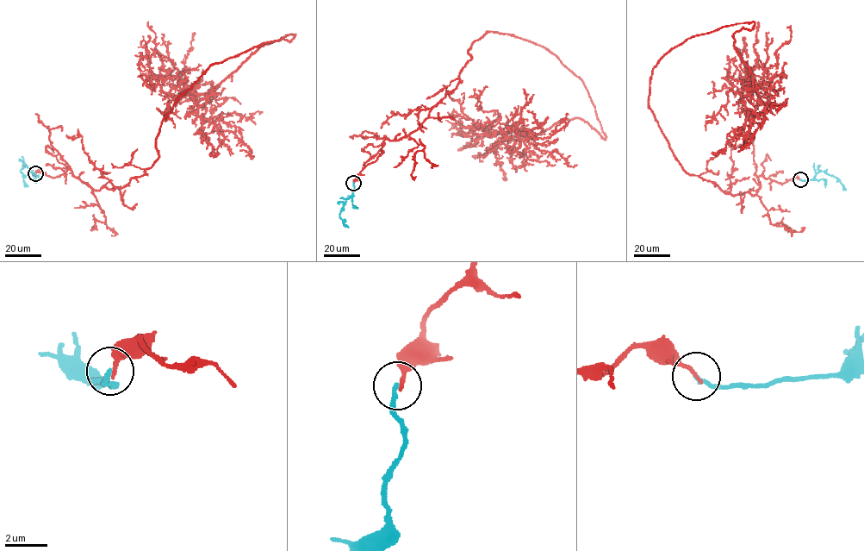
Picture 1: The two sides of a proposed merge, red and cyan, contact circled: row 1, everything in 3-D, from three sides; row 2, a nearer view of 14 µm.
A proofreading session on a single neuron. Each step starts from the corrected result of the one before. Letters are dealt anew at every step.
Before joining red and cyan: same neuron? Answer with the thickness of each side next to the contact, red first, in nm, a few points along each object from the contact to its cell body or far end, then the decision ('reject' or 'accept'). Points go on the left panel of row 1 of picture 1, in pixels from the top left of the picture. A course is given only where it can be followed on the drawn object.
calibres 180 and 200 nm; course red (35, 173), (124, 187), (158, 157), (161, 123), (211, 65), (295, 34), (197, 101), (251, 152), (240, 150); course cyan (35, 173), (25, 165), (21, 170), (27, 186); reject

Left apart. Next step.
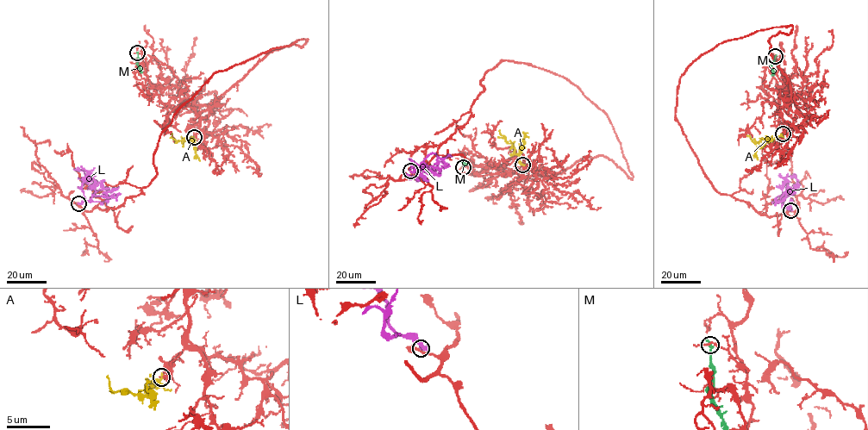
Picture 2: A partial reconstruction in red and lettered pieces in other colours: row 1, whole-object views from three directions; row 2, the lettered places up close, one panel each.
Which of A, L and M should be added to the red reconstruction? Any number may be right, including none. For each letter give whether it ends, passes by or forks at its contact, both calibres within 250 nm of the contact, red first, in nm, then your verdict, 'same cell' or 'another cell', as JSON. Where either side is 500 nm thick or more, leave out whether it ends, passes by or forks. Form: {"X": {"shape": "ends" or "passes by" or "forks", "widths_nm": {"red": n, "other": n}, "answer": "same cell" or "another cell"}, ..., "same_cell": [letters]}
{"A": {"shape": "ends", "widths_nm": {"red": 240, "other": 400}, "answer": "same cell"}, "L": {"shape": "ends", "widths_nm": {"red": 200, "other": 360}, "answer": "another cell"}, "M": {"shape": "ends", "widths_nm": {"red": 120, "other": 240}, "answer": "another cell"}, "same_cell": ["A"]}

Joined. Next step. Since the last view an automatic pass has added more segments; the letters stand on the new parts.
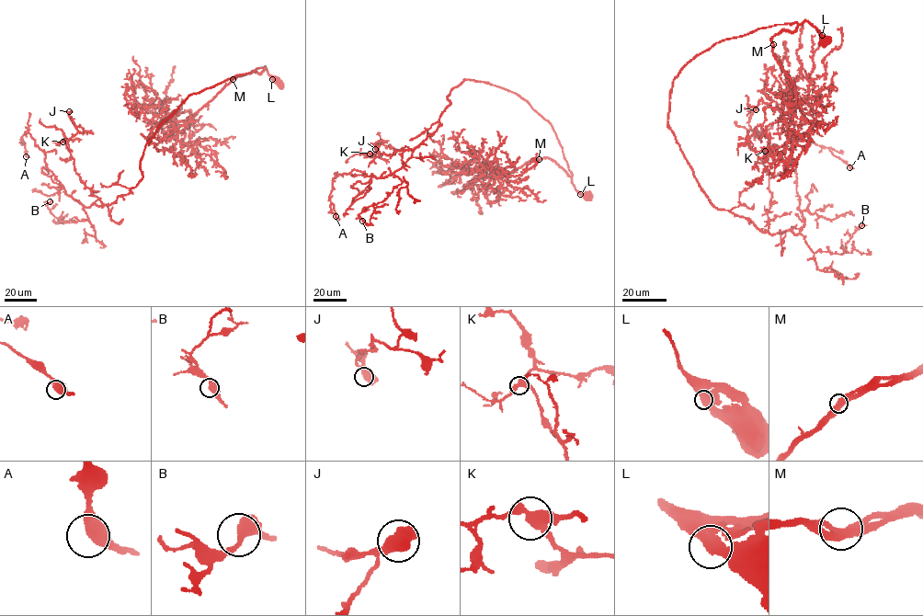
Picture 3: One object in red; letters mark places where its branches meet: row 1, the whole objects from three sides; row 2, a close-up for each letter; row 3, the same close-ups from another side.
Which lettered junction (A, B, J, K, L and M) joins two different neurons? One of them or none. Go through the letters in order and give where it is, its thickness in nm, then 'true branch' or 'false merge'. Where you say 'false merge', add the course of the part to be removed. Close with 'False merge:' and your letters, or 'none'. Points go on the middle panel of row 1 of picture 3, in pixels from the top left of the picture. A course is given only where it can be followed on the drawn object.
A: (336, 216) | 440 nm | true branch
B: (362, 221) | 380 nm | true branch
J: (375, 149) | 500 nm | true branch
K: (370, 154) | 400 nm | true branch
L: (580, 194) | 400 nm | true branch
M: (539, 159) | 440 nm | true branch
False merge: none

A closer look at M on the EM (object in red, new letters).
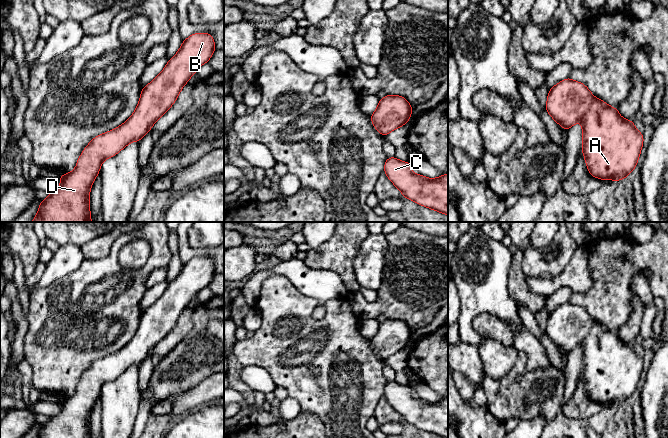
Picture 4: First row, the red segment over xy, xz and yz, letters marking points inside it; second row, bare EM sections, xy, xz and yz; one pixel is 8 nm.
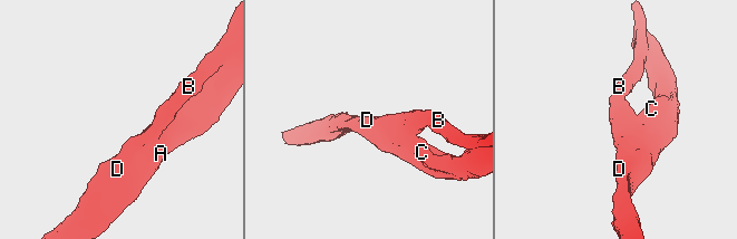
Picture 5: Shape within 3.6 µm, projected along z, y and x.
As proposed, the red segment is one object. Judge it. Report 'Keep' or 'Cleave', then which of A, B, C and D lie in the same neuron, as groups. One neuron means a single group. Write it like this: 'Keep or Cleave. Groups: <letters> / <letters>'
Keep. Groups: A B C D

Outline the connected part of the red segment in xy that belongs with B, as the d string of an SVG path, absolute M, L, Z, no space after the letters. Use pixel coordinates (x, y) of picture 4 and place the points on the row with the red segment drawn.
M194 33L185 39L176 55L168 59L163 71L142 88L140 101L133 115L121 126L93 138L78 158L74 171L61 174L60 188L41 200L37 215L31 222L92 222L89 194L102 162L115 156L130 142L140 142L143 136L152 129L154 123L174 105L182 87L188 83L201 65L209 62L215 50L214 39L210 33Z

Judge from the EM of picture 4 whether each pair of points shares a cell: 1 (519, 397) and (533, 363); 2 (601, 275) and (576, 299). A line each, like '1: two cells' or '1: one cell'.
1: two cells
2: one cell

